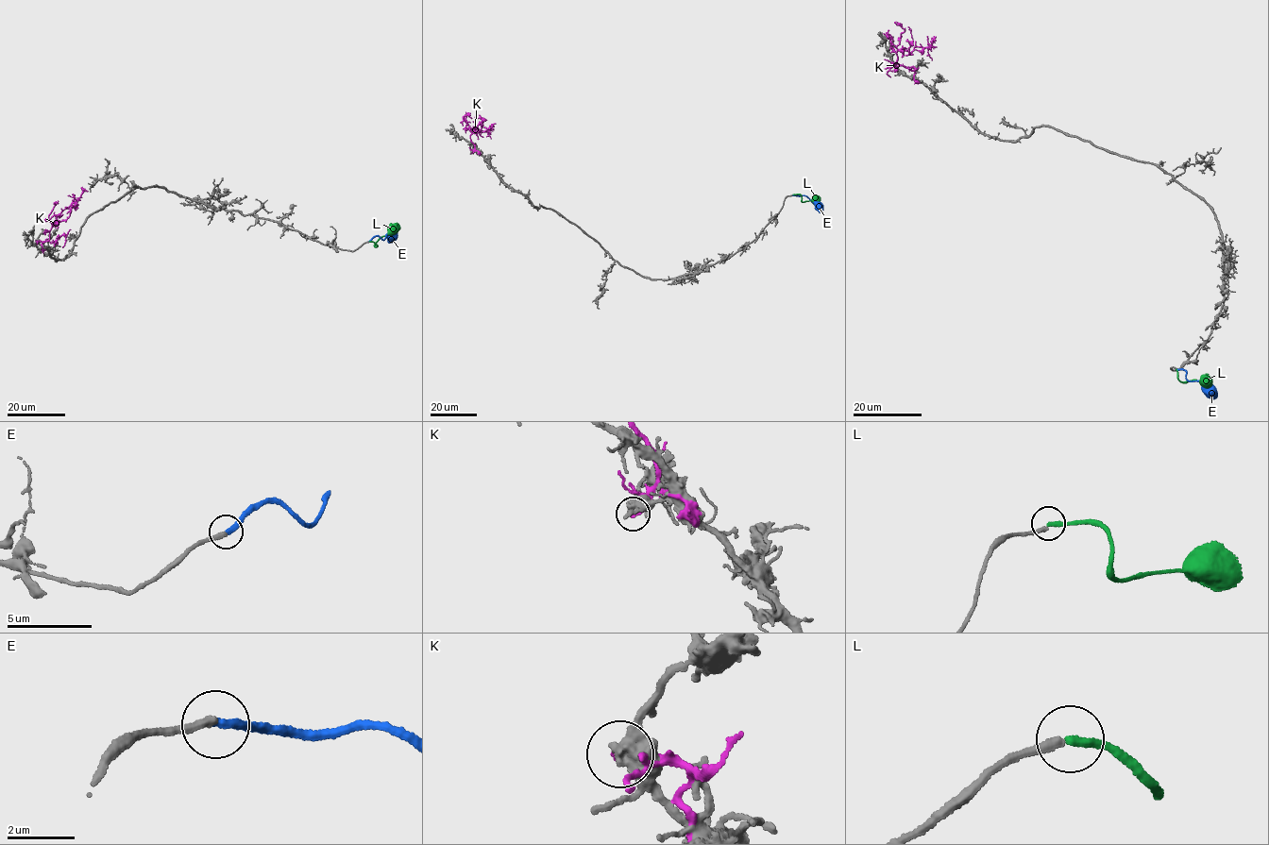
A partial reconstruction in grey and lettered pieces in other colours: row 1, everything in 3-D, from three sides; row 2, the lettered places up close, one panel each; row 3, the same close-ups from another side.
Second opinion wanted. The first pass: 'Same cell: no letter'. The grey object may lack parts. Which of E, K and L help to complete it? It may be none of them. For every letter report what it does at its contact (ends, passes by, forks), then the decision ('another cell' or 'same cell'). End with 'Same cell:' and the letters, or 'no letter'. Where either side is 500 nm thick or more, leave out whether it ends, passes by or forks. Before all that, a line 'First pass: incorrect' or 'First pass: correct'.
First pass: incorrect
E: it ends; same cell
K: it ends; another cell
L: it ends; another cell
Same cell: E

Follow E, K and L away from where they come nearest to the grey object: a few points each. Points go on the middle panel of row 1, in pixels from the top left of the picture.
E: (792, 194), (804, 195), (820, 211)
K: (471, 153), (474, 146), (469, 129), (476, 134), (489, 131), (496, 124)
L: (793, 194), (800, 194), (804, 202), (820, 198)

